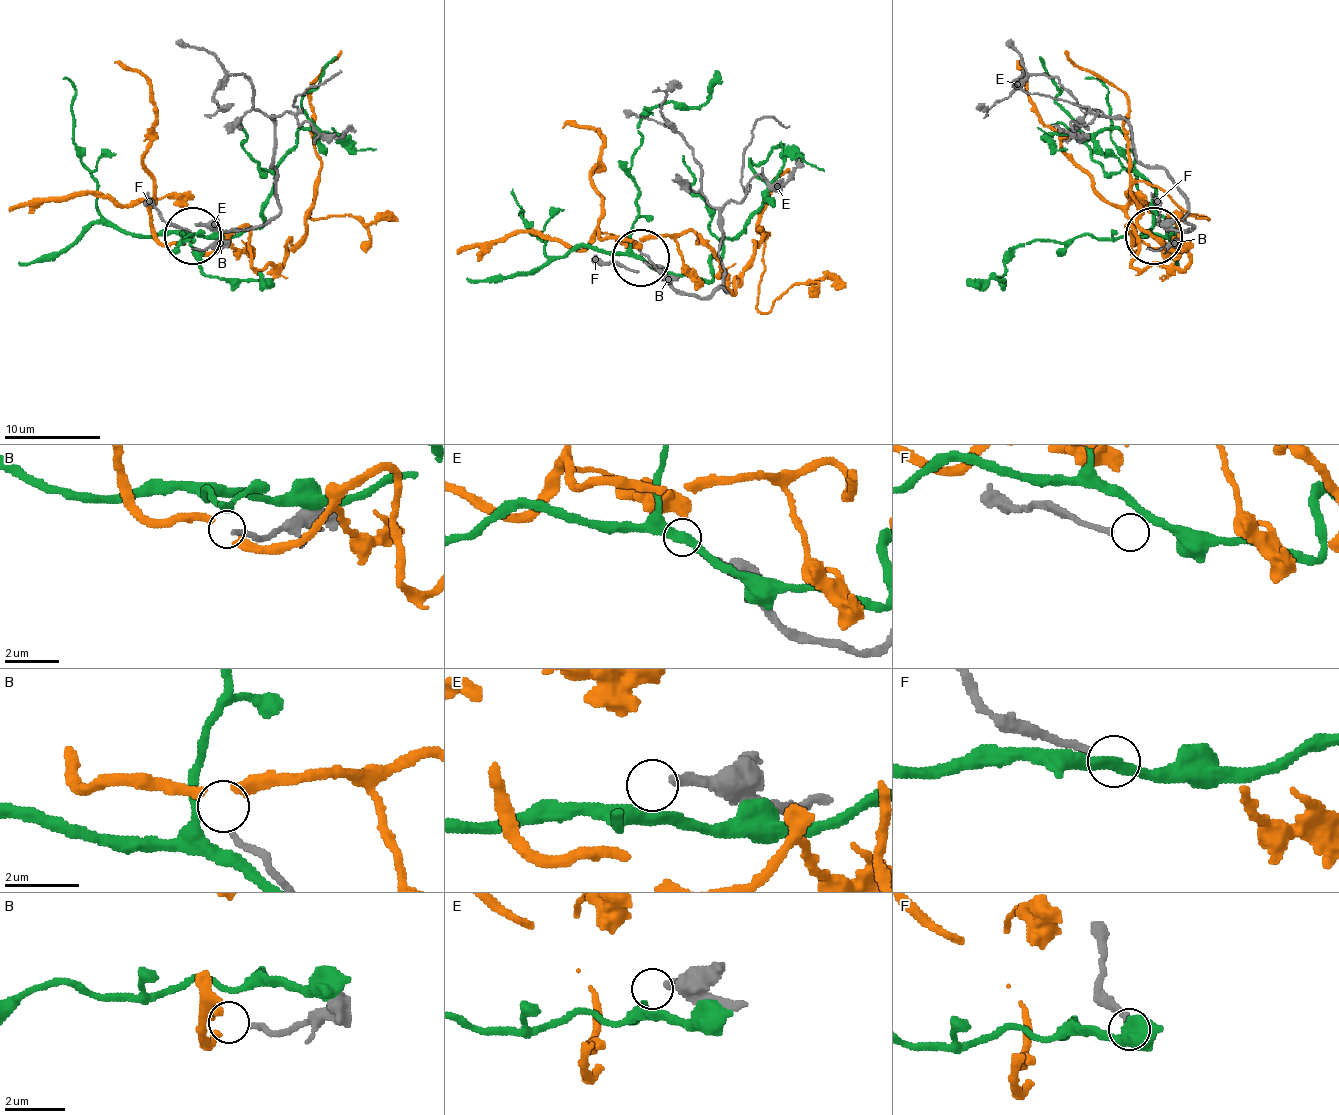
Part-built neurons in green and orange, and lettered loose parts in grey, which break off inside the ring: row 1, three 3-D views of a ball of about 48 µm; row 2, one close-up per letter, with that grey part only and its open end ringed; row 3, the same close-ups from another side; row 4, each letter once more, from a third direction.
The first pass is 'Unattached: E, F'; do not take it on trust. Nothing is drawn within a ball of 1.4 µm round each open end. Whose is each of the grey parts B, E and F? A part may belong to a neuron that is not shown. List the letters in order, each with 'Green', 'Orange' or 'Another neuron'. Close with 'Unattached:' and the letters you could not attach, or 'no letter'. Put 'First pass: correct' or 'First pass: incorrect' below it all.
B: Orange
E: Another neuron
F: Another neuron
Unattached: E, F
First pass: correct

